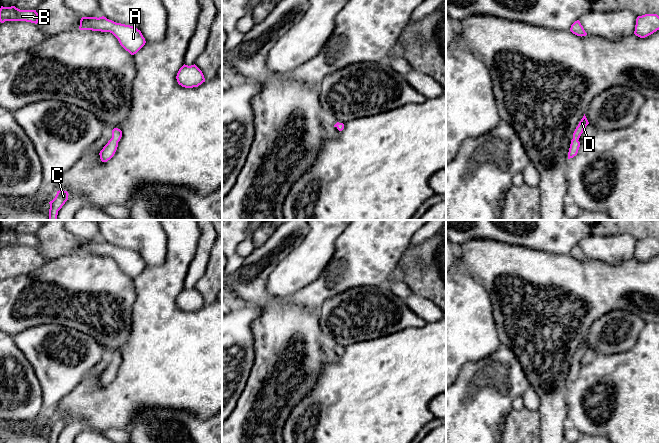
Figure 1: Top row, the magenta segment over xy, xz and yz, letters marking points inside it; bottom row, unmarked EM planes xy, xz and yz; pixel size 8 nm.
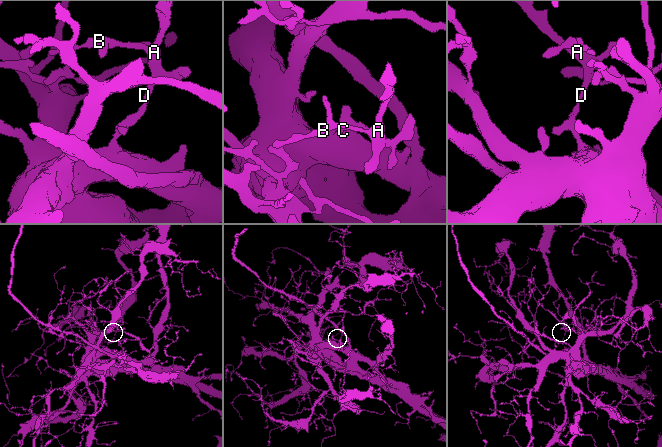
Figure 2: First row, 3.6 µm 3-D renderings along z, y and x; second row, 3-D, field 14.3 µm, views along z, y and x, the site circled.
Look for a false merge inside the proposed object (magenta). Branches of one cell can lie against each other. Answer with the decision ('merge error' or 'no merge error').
no merge error

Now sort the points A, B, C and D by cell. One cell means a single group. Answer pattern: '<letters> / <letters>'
A B C D

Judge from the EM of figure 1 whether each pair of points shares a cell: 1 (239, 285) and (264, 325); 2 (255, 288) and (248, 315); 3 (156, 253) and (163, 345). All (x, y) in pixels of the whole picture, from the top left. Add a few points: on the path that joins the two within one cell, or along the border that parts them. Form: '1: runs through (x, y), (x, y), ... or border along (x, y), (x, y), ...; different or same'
1: runs through (250, 292), (265, 307), (265, 314); same
2: border along (245, 305), (261, 310), (251, 323), (250, 329); different
3: border along (166, 243), (165, 259), (159, 265), (146, 267); different

